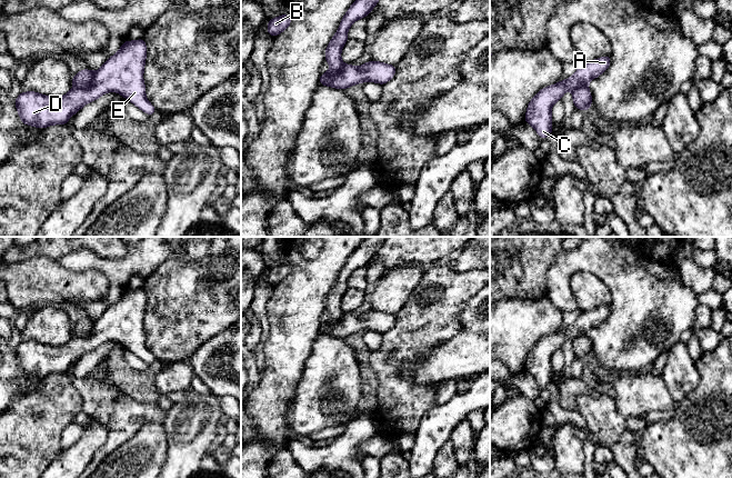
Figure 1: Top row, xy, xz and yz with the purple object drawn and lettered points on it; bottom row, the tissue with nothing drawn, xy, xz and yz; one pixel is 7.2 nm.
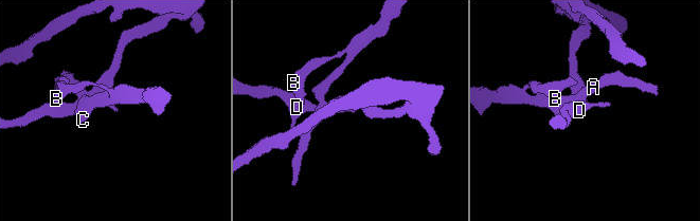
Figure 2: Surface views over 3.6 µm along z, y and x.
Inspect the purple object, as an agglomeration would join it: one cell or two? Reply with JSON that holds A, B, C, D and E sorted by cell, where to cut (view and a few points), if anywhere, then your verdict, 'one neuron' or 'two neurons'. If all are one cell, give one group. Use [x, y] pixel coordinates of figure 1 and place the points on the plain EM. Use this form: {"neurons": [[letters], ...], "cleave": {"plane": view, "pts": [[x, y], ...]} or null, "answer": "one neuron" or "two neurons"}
{"neurons": [["A", "B", "C"], ["D", "E"]], "cleave": {"plane": "xy", "pts": [[94, 321], [91, 330], [86, 336], [76, 336]]}, "answer": "two neurons"}

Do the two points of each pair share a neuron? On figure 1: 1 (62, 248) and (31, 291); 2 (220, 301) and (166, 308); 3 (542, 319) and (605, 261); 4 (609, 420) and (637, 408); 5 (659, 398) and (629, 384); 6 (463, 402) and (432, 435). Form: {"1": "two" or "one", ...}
{"1": "two", "2": "one", "3": "two", "4": "two", "5": "one", "6": "one"}

